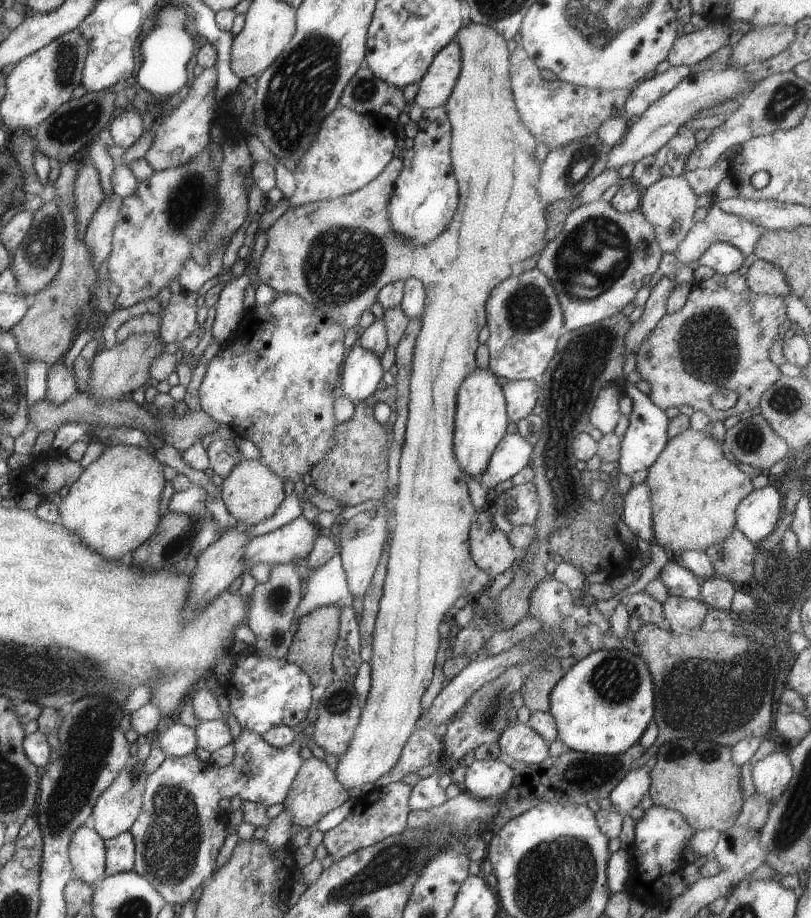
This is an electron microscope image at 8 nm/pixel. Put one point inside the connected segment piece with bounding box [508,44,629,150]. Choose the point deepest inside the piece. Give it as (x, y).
(555, 112)

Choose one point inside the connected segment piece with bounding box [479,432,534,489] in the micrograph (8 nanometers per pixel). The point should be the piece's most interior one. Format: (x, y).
(512, 453)

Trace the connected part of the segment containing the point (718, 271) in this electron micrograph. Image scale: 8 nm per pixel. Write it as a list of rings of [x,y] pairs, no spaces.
[[[720,241],[704,248],[702,256],[696,262],[699,266],[711,268],[716,275],[729,275],[741,267],[744,257],[737,247]]]

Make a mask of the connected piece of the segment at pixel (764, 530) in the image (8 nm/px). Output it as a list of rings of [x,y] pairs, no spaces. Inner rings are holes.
[[[763,486],[747,494],[736,507],[735,529],[751,543],[764,540],[775,528],[781,512],[781,498],[773,486]]]

